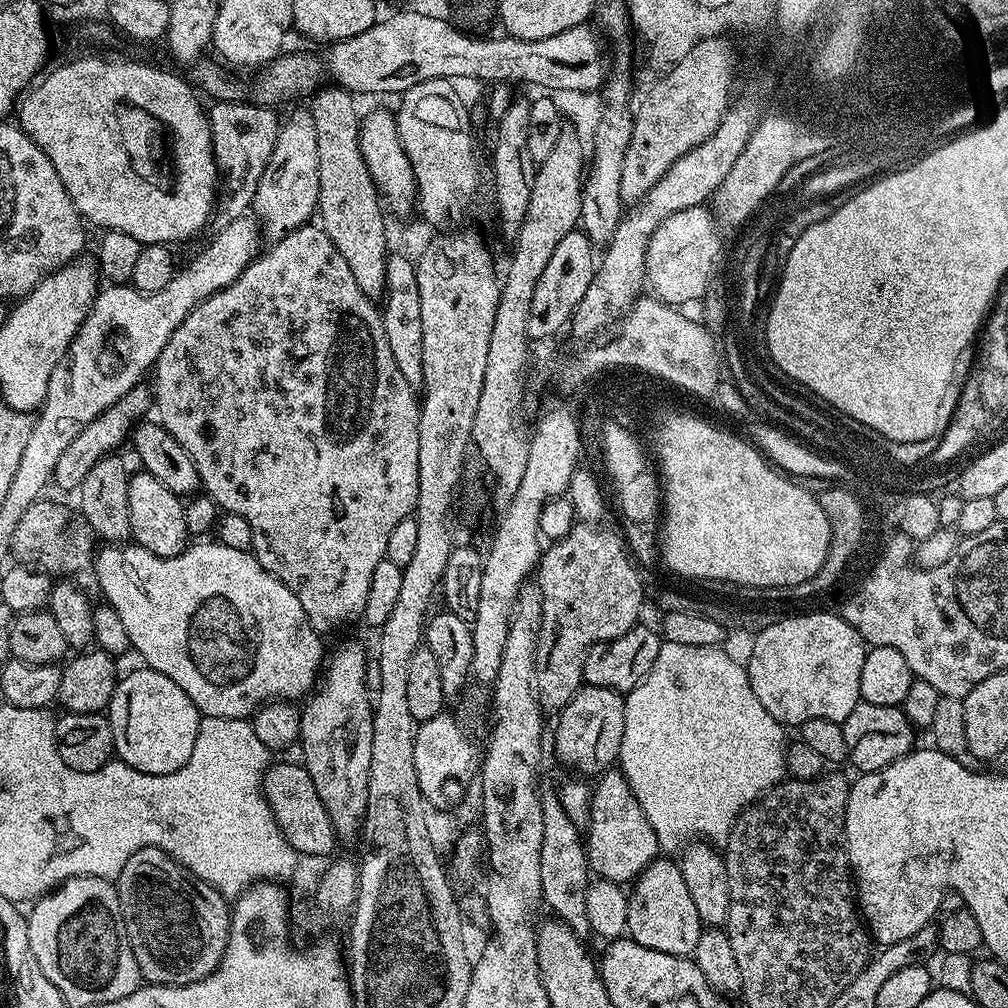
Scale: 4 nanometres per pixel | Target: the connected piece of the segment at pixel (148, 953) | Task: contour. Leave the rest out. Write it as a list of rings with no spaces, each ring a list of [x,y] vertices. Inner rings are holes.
[[[143,848],[134,854],[115,877],[116,893],[122,906],[126,938],[134,950],[141,977],[150,984],[189,984],[206,978],[224,957],[232,929],[229,901],[214,886],[198,880],[187,868],[161,848]]]

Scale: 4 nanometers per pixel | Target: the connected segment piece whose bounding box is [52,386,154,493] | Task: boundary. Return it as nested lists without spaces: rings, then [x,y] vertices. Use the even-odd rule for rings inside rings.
[[[137,386],[131,388],[126,394],[122,394],[122,398],[118,398],[101,416],[94,418],[94,422],[90,422],[90,426],[86,426],[86,430],[82,430],[82,434],[78,434],[78,438],[74,438],[70,446],[66,446],[62,458],[58,458],[58,466],[54,466],[52,475],[54,484],[57,484],[64,492],[75,493],[79,489],[82,478],[90,474],[94,462],[98,462],[103,456],[115,453],[116,447],[123,440],[125,443],[129,439],[134,425],[149,415],[153,404],[152,389],[148,386]]]

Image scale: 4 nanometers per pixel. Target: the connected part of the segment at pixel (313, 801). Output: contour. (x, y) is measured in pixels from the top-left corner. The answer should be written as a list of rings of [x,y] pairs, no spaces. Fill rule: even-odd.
[[[273,763],[264,774],[264,795],[268,797],[268,805],[274,814],[274,818],[278,822],[278,826],[282,830],[282,834],[286,838],[286,842],[292,847],[293,850],[295,850],[297,854],[301,857],[328,855],[328,857],[331,857],[333,855],[331,852],[335,850],[336,843],[338,843],[336,827],[332,825],[330,814],[322,802],[322,798],[318,796],[318,790],[314,786],[314,782],[310,778],[308,771],[304,768],[303,763]]]

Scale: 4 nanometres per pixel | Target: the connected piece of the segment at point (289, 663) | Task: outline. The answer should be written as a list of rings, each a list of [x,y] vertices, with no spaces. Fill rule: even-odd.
[[[128,542],[123,546],[104,546],[104,549],[101,547],[95,553],[98,592],[104,595],[103,599],[110,607],[118,610],[118,618],[122,618],[122,626],[126,626],[126,634],[130,638],[134,652],[137,652],[144,659],[141,661],[147,667],[158,670],[162,674],[166,674],[166,678],[178,682],[178,686],[182,686],[182,690],[186,690],[190,702],[194,702],[196,709],[204,716],[243,720],[251,717],[260,705],[273,700],[296,702],[307,697],[318,683],[322,665],[326,660],[326,651],[324,652],[324,644],[320,641],[323,640],[321,633],[312,629],[306,610],[302,610],[302,602],[298,602],[298,598],[294,598],[294,594],[290,594],[290,590],[281,580],[274,578],[274,574],[266,571],[251,551],[234,550],[232,547],[219,542],[204,543],[208,542],[193,543],[176,556],[150,554],[150,550],[141,548],[135,542]]]

